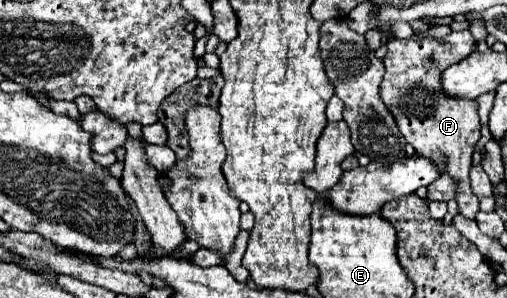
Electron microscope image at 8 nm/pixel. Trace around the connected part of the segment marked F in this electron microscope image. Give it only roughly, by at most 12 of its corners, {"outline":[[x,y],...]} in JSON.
{"outline":[[472,34],[386,42],[382,100],[406,142],[470,188],[476,102],[452,104],[440,72],[474,52]]}

